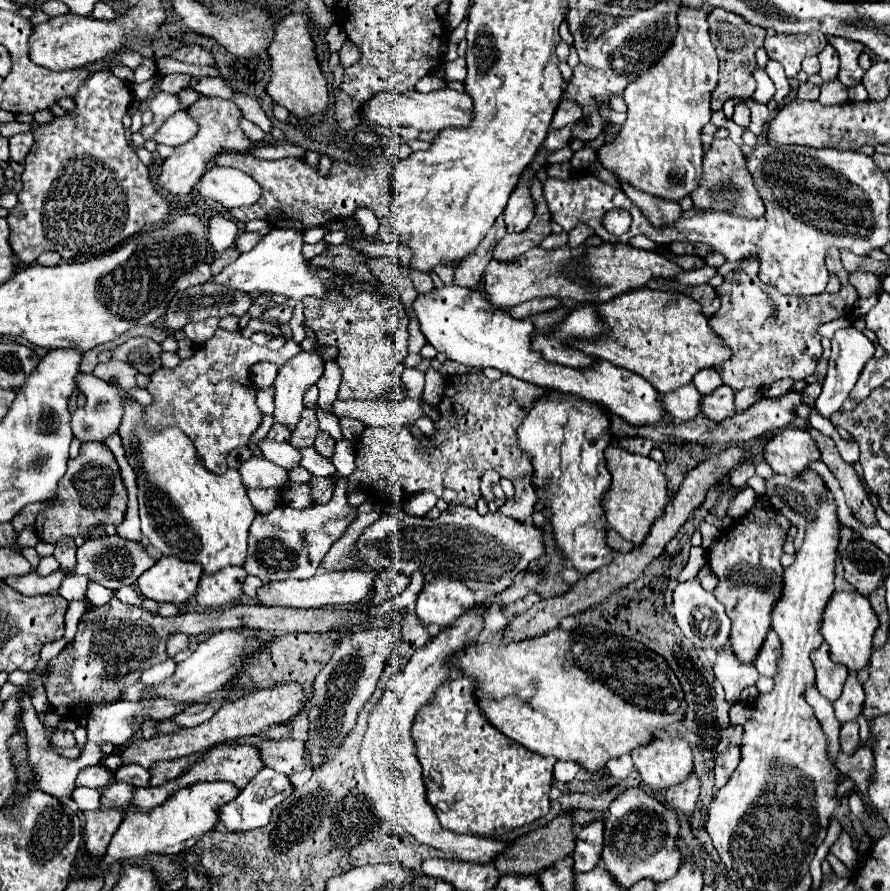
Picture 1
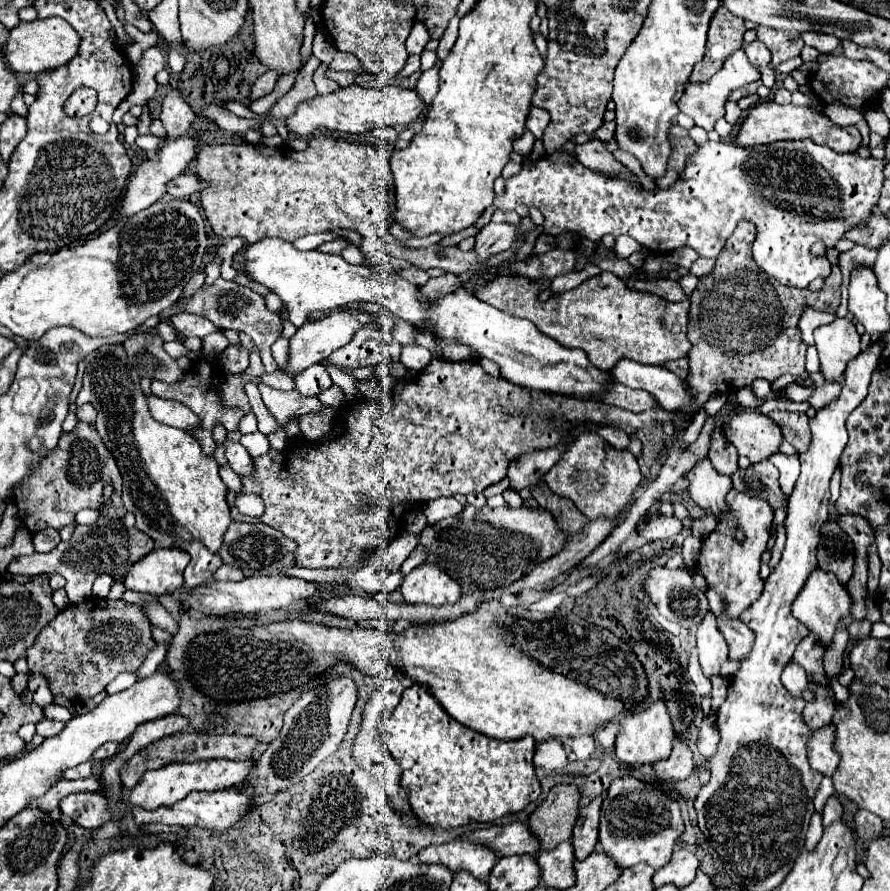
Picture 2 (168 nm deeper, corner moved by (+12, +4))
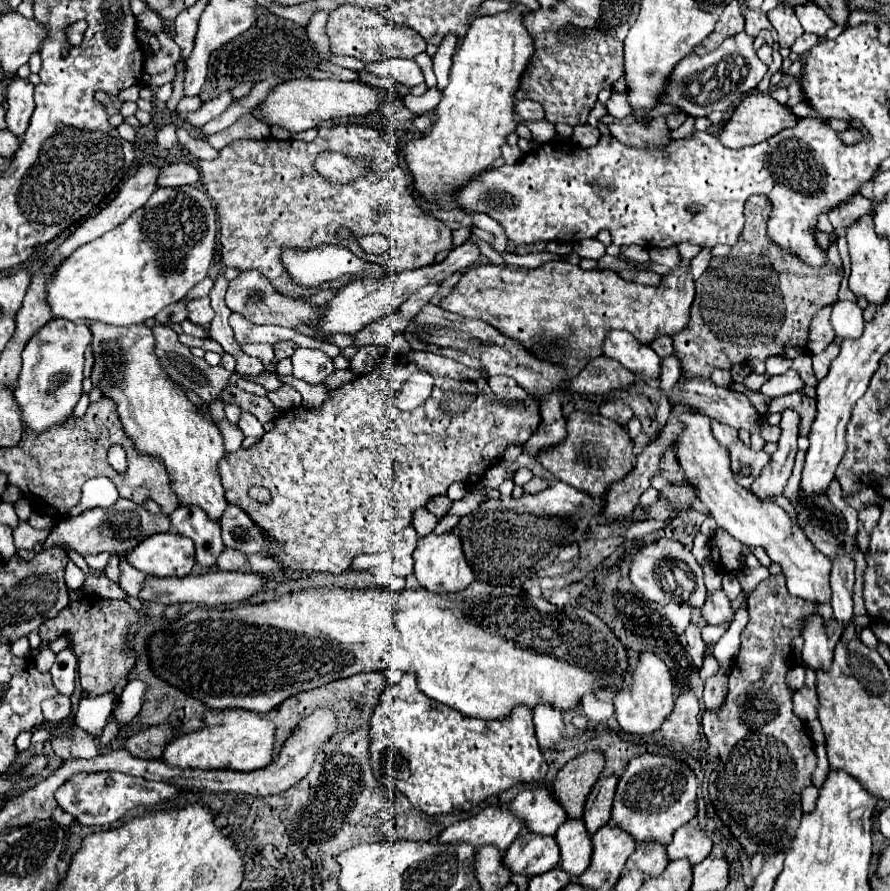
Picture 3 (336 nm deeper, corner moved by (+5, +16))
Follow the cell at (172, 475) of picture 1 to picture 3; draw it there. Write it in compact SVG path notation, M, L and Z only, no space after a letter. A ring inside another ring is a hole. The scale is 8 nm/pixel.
M90 322L94 336L94 370L92 382L104 396L116 400L118 414L126 434L134 440L138 452L148 452L164 460L170 488L178 494L180 504L200 506L206 514L218 522L228 502L218 474L218 462L224 456L222 432L216 422L198 416L198 408L188 400L180 384L176 384L154 356L154 334L148 326L110 326L102 322Z

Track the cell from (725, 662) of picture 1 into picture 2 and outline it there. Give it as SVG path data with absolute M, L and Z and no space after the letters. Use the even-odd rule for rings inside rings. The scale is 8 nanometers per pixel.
M709 612L697 628L697 656L707 678L721 676L721 666L729 660L727 642L715 624L715 616Z

